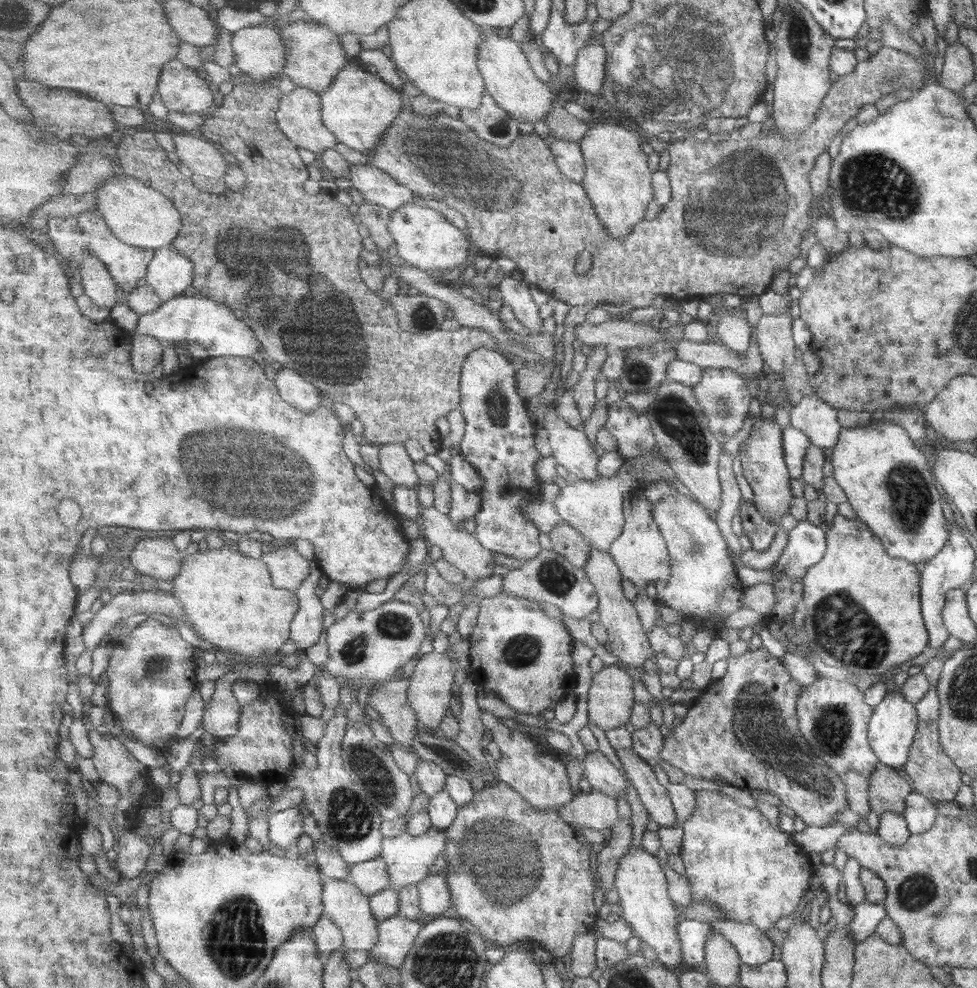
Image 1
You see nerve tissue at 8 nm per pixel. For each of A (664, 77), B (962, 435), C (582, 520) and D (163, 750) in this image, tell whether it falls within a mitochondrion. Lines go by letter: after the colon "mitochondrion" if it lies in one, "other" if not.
A: mitochondrion
B: other
C: other
D: other

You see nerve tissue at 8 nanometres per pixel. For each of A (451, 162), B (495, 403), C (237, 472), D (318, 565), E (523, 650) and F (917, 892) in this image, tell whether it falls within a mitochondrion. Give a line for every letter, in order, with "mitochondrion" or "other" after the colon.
A: mitochondrion
B: mitochondrion
C: mitochondrion
D: other
E: mitochondrion
F: mitochondrion

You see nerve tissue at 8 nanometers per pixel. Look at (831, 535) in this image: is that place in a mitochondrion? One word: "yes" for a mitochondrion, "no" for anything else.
no

